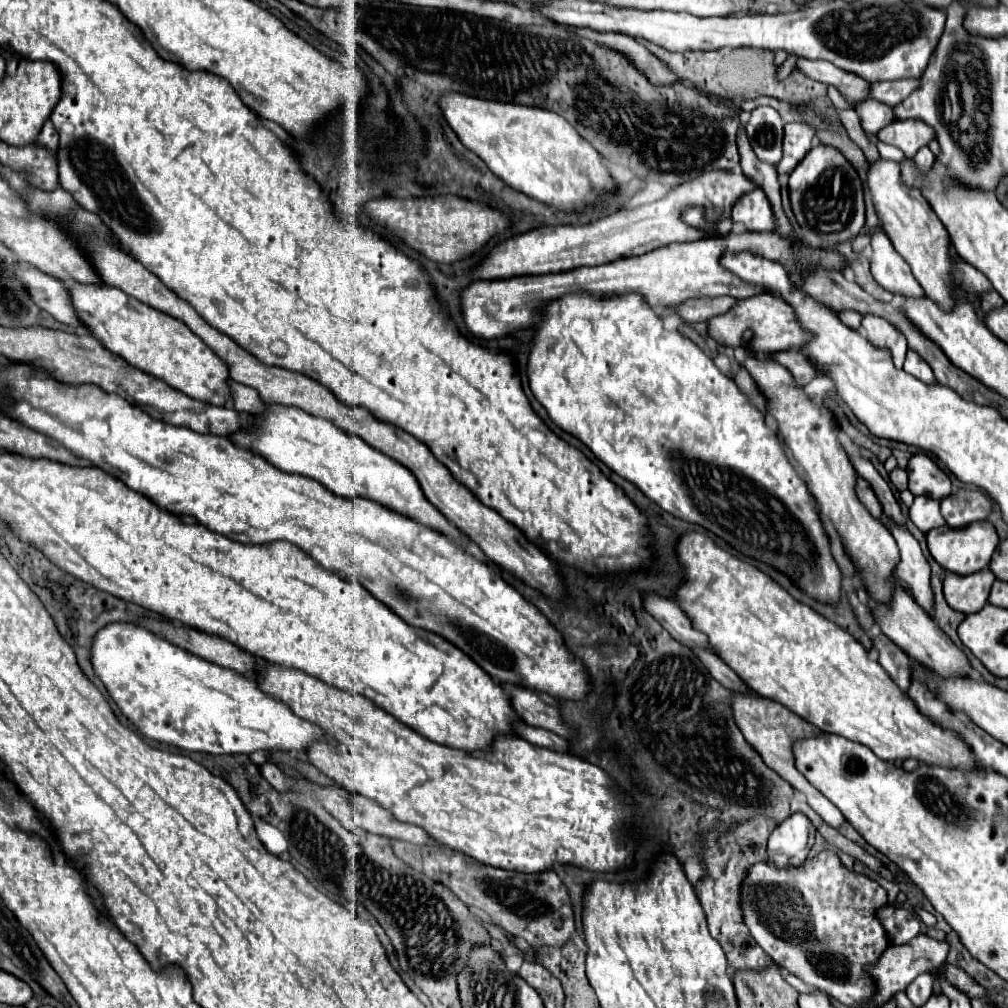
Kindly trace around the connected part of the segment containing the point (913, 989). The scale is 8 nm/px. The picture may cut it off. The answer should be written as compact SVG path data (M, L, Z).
M922 973L918 975L908 987L906 987L906 995L908 999L916 1005L916 1007L922 1007L930 995L932 995L932 985L934 985L934 975L932 973Z

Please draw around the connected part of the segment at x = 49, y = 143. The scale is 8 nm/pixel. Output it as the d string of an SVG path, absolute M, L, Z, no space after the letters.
M46 121L36 143L42 143L42 147L46 147L48 151L56 151L58 149L58 133L56 129L52 127L52 121Z

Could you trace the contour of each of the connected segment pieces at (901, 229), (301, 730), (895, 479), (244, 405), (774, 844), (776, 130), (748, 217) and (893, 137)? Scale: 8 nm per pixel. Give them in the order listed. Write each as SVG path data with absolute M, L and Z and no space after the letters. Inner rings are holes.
M876 159L868 165L868 189L872 195L874 209L880 219L880 227L890 237L896 251L908 261L912 267L912 275L922 285L924 293L934 299L940 307L952 307L952 285L956 285L950 277L952 259L948 255L948 231L940 223L938 215L926 197L914 187L908 187L900 175L900 163L888 159Z
M136 617L136 625L108 623L98 629L92 639L90 661L112 701L142 737L214 755L252 753L258 749L304 751L314 739L322 737L318 727L296 717L290 707L262 693L254 679L244 677L258 671L262 663L258 657L218 635L174 625L172 621ZM226 667L234 671L226 671Z
M896 467L896 469L890 473L890 481L894 483L894 487L896 487L898 491L904 491L904 489L908 487L908 475L906 475L906 471L900 469L900 467Z
M228 379L228 387L232 391L234 397L234 409L236 411L244 411L244 413L260 413L262 411L262 403L260 403L260 395L246 385L240 385L232 379Z
M794 813L784 819L768 839L768 859L776 867L800 865L812 847L812 823L806 815Z
M756 107L746 125L748 141L760 161L776 165L782 159L782 119L772 107Z
M760 187L744 193L732 207L732 221L744 223L748 231L774 231L774 215Z
M906 119L906 121L894 121L886 125L882 131L878 131L878 139L882 143L894 145L904 151L906 157L914 157L920 149L920 131L922 131L922 145L926 145L930 139L934 139L934 129L928 127L924 121L918 119Z

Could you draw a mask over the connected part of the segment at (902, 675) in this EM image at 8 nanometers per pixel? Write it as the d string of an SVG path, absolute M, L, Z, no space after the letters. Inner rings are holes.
M886 635L876 637L874 647L880 653L878 663L886 669L886 673L900 687L900 691L908 693L908 689L910 689L910 671L908 671L910 659L908 659L908 655L904 651L900 651L900 647L896 647Z

